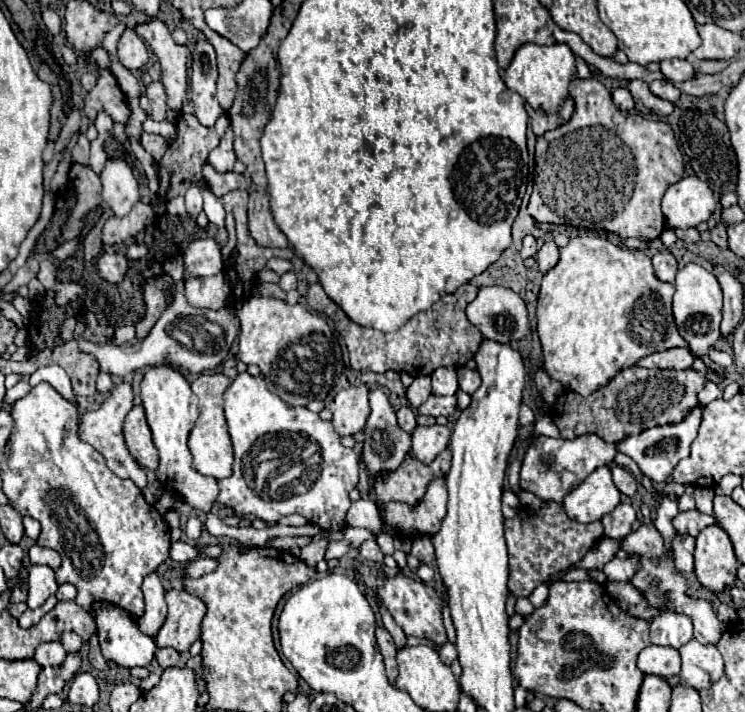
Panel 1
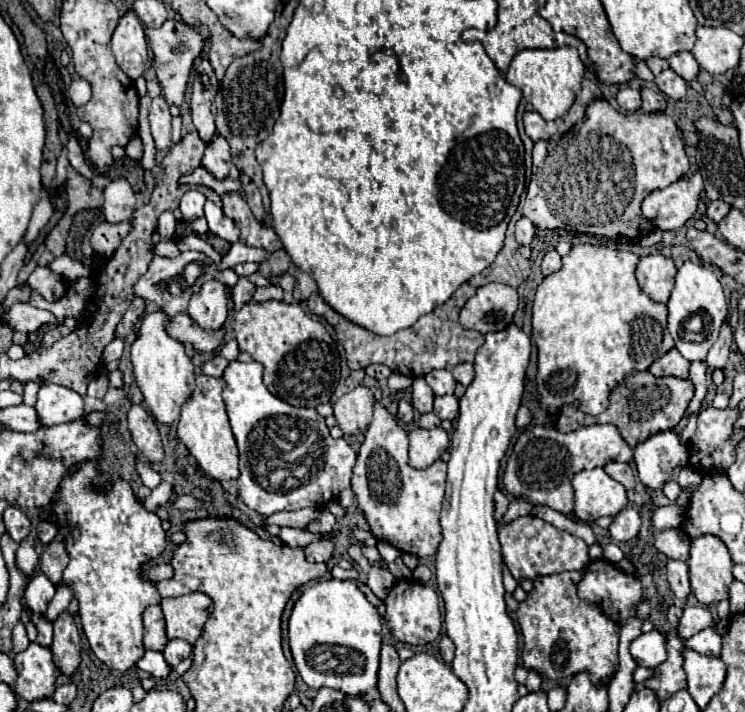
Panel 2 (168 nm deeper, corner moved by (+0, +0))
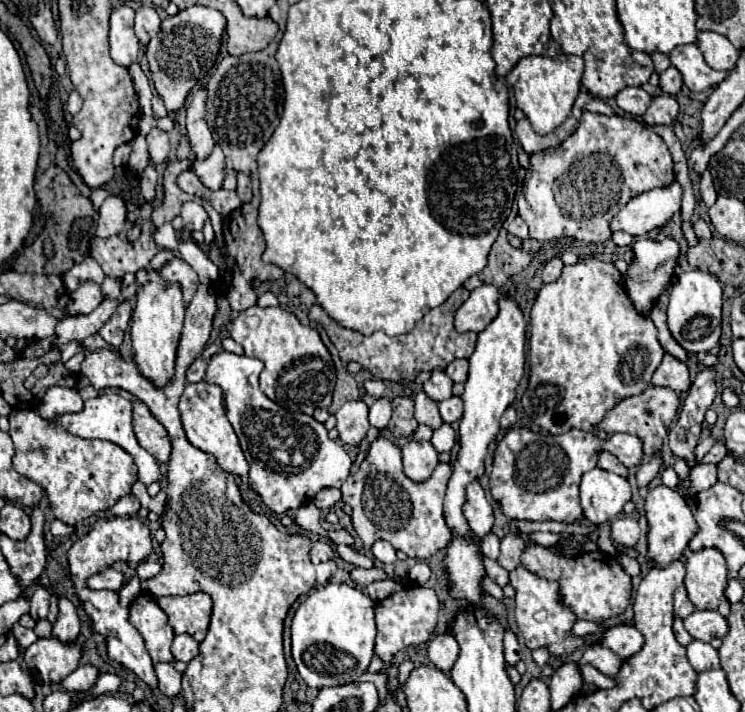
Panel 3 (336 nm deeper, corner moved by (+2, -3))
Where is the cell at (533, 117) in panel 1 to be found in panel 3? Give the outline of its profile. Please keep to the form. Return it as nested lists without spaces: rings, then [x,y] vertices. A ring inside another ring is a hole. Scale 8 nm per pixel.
[[[521,119],[517,121],[517,127],[515,127],[515,133],[523,145],[523,149],[531,155],[531,153],[537,153],[537,151],[543,151],[545,147],[555,147],[559,143],[559,139],[551,133],[551,135],[539,135],[531,129],[531,123],[527,119]]]

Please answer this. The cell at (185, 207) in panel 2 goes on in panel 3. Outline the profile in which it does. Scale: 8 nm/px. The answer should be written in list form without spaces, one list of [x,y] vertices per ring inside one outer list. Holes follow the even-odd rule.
[[[187,201],[187,203],[183,203],[181,217],[183,217],[185,229],[189,229],[189,231],[193,231],[193,229],[203,229],[203,223],[205,223],[205,219],[207,219],[207,211],[201,207],[201,203],[197,203],[197,201]]]

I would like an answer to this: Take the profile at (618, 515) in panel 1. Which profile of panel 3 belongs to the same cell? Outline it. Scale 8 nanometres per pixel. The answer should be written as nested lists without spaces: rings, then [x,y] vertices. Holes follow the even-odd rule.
[[[617,517],[611,523],[611,537],[625,547],[633,547],[639,539],[639,523],[631,517]]]

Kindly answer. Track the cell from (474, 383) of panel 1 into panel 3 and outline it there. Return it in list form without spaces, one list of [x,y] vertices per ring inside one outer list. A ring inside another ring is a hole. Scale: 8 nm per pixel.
[[[455,359],[447,365],[445,373],[455,381],[455,383],[465,383],[467,375],[469,375],[469,363],[467,359]]]

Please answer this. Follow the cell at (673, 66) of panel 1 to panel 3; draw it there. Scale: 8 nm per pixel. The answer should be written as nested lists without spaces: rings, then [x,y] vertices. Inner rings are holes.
[[[695,43],[675,47],[669,53],[669,59],[671,59],[671,65],[679,69],[681,77],[683,77],[683,83],[691,91],[705,91],[709,87],[715,87],[727,75],[725,71],[711,69],[705,63],[705,59],[703,59],[703,55],[701,55],[701,51],[699,51],[699,47]]]

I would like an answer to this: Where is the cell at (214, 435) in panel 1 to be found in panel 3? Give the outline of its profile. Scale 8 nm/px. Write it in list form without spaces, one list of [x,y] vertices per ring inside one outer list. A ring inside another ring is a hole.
[[[207,381],[187,383],[185,391],[181,395],[181,401],[179,401],[179,413],[181,413],[181,423],[183,423],[183,429],[185,429],[191,445],[201,449],[203,453],[211,453],[223,471],[239,475],[239,477],[247,475],[249,465],[247,465],[245,455],[239,447],[237,435],[235,435],[235,431],[233,431],[233,427],[225,415],[221,389],[217,385],[211,385]]]

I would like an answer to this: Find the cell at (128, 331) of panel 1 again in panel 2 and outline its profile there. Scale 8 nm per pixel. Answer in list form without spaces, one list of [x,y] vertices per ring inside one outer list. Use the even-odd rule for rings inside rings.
[[[115,338],[113,342],[109,342],[109,344],[103,348],[101,358],[103,358],[103,362],[107,364],[107,362],[113,362],[113,360],[119,360],[121,354],[123,354],[123,340],[121,340],[121,338]]]

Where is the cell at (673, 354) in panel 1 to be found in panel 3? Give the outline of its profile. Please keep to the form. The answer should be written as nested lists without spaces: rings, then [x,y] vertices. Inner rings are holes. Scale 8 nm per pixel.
[[[669,353],[663,357],[661,365],[657,367],[657,371],[653,373],[653,379],[651,379],[653,385],[659,385],[659,387],[669,387],[677,393],[683,393],[689,389],[691,381],[689,381],[689,369],[687,369],[687,363],[685,361],[679,361],[677,357],[671,357]]]

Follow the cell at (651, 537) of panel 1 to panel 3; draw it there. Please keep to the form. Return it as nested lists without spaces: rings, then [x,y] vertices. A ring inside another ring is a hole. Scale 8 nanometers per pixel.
[[[679,585],[679,589],[675,589],[675,595],[673,597],[675,597],[675,613],[677,613],[677,617],[685,619],[689,613],[695,611],[695,605],[689,601],[687,591],[685,591],[683,585]]]

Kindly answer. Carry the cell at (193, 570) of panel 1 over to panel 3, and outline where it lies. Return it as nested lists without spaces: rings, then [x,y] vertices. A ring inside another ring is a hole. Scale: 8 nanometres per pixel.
[[[107,569],[107,571],[103,571],[103,573],[99,573],[99,575],[89,579],[91,589],[121,591],[127,583],[129,583],[129,577],[125,577],[121,571],[115,571],[115,569]]]

